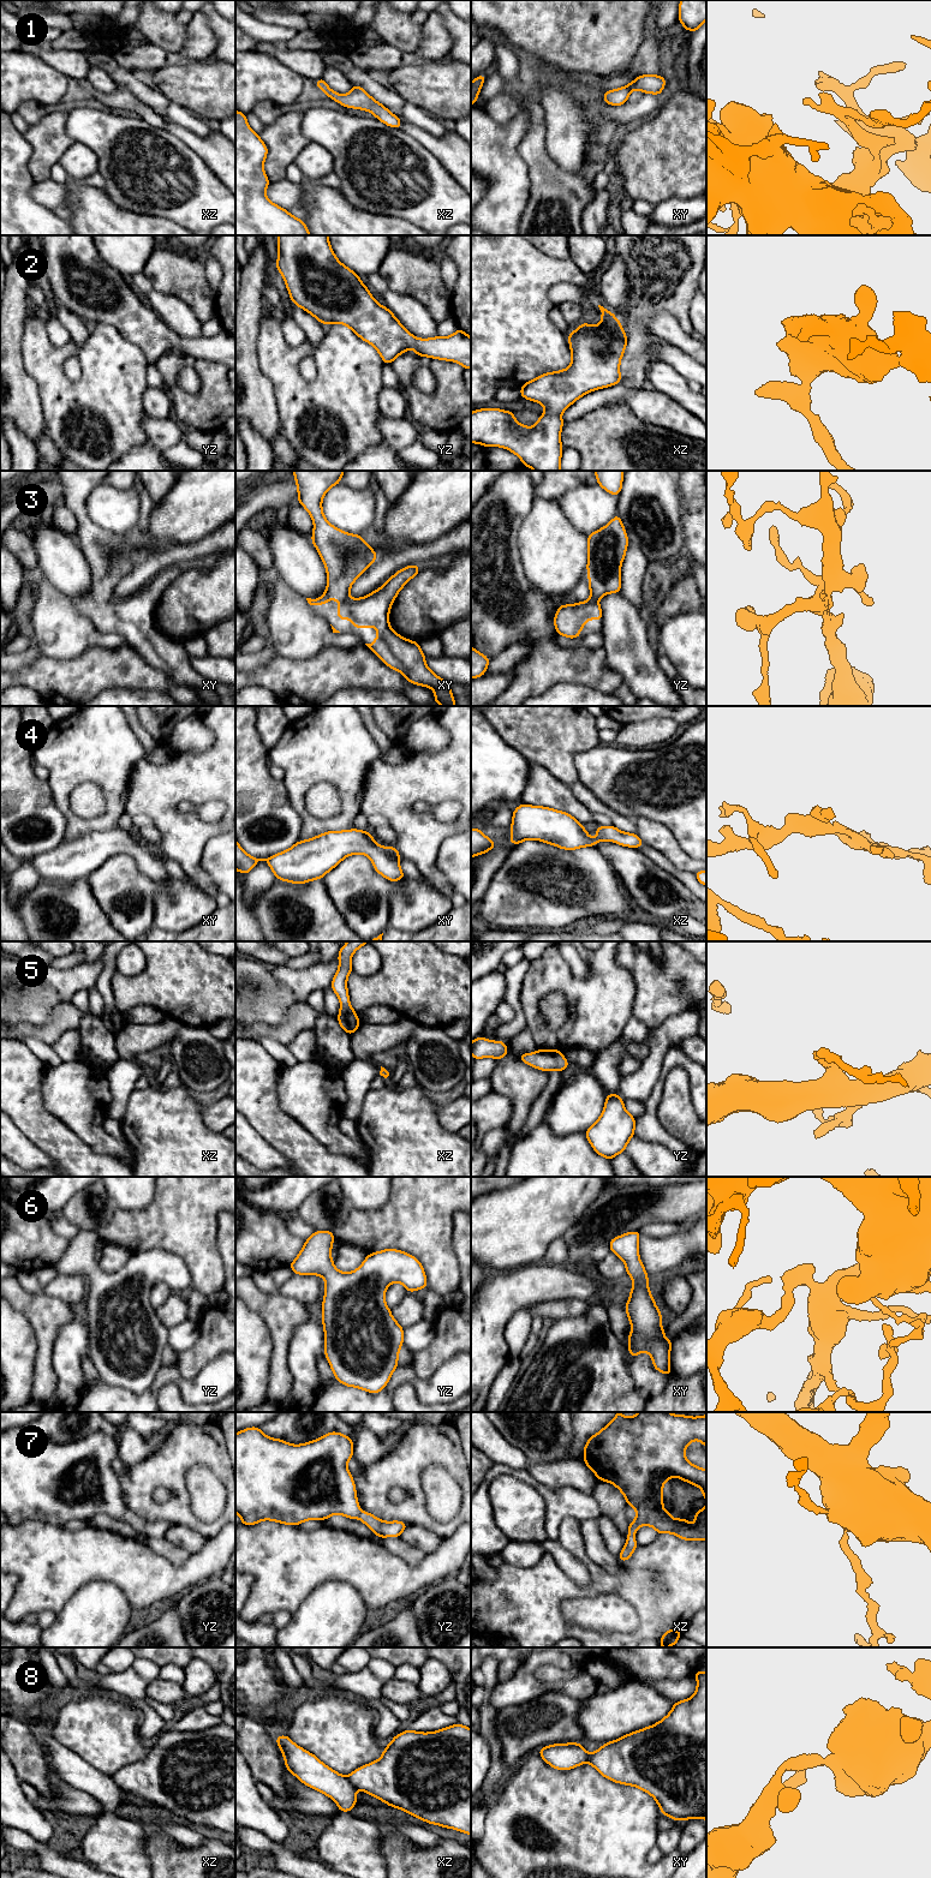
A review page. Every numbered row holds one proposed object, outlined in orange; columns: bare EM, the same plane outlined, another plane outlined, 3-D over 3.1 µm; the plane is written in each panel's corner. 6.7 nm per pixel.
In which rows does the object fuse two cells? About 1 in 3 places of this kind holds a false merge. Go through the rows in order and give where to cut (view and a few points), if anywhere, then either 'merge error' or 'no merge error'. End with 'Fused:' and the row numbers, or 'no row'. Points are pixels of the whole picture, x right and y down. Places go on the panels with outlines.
1: cut none; no merge error
2: cut none; no merge error
3: cut none; no merge error
4: cut none; no merge error
5: cut none; no merge error
6: cut none; no merge error
7: cut none; no merge error
8: cut xz (346, 1776), (356, 1789); merge error
Fused: 8

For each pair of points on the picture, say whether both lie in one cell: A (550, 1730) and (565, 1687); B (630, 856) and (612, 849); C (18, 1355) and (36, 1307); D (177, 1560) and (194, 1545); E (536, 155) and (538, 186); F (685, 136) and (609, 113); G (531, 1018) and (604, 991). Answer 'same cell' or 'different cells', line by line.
A: different cells
B: same cell
C: different cells
D: different cells
E: same cell
F: different cells
G: same cell

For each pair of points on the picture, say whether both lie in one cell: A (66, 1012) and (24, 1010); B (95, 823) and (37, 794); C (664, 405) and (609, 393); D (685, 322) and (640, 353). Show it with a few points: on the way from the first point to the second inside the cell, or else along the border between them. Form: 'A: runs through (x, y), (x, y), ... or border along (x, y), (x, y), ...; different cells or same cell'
A: border along (63, 1002), (54, 1006), (45, 1024), (27, 1024); different cells
B: border along (46, 781), (54, 805), (65, 819), (65, 829); different cells
C: runs through (651, 405), (645, 405), (622, 395); same cell
D: runs through (667, 306), (652, 306), (639, 320), (639, 333); same cell

